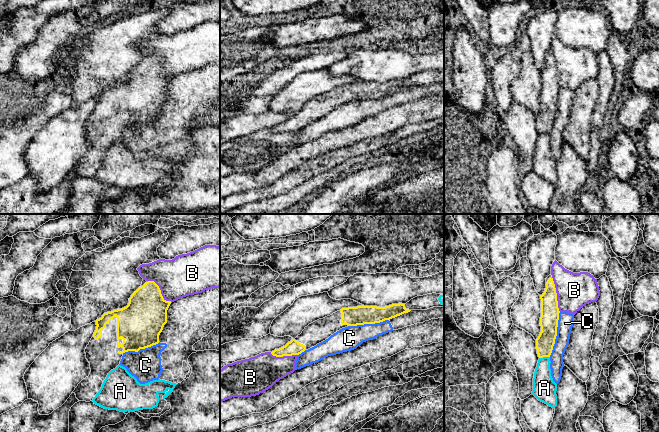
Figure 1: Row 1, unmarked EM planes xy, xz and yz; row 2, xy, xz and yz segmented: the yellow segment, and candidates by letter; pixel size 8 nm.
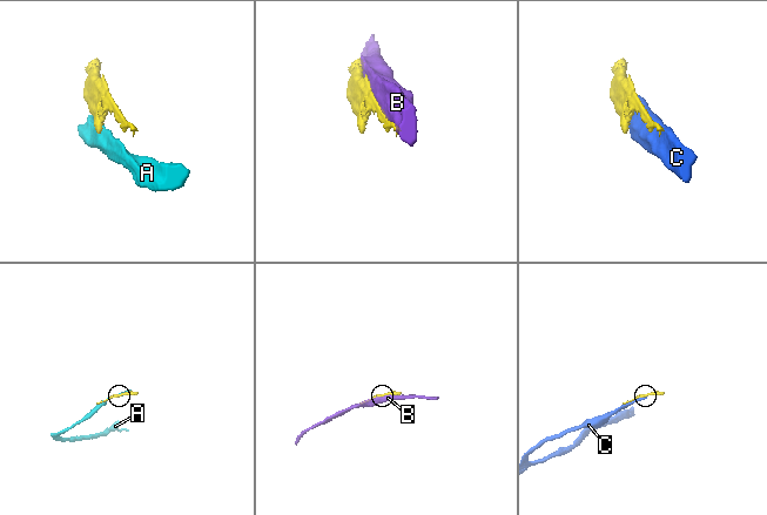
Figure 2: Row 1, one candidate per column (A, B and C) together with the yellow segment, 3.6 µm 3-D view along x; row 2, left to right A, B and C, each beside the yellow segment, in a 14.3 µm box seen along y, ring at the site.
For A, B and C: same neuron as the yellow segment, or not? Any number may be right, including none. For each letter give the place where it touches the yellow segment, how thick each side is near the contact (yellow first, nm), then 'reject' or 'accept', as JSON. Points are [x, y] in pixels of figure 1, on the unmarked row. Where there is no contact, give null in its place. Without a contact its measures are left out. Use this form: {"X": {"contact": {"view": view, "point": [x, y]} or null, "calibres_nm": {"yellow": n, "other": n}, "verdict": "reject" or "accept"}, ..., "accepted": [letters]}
{"A": {"contact": {"view": "yz", "point": [544, 132]}, "calibres_nm": {"yellow": 140, "other": 180}, "verdict": "reject"}, "B": {"contact": {"view": "xy", "point": [160, 67]}, "calibres_nm": {"yellow": 340, "other": 320}, "verdict": "reject"}, "C": {"contact": {"view": "yz", "point": [556, 110]}, "calibres_nm": {"yellow": 150, "other": 130}, "verdict": "reject"}, "accepted": []}

